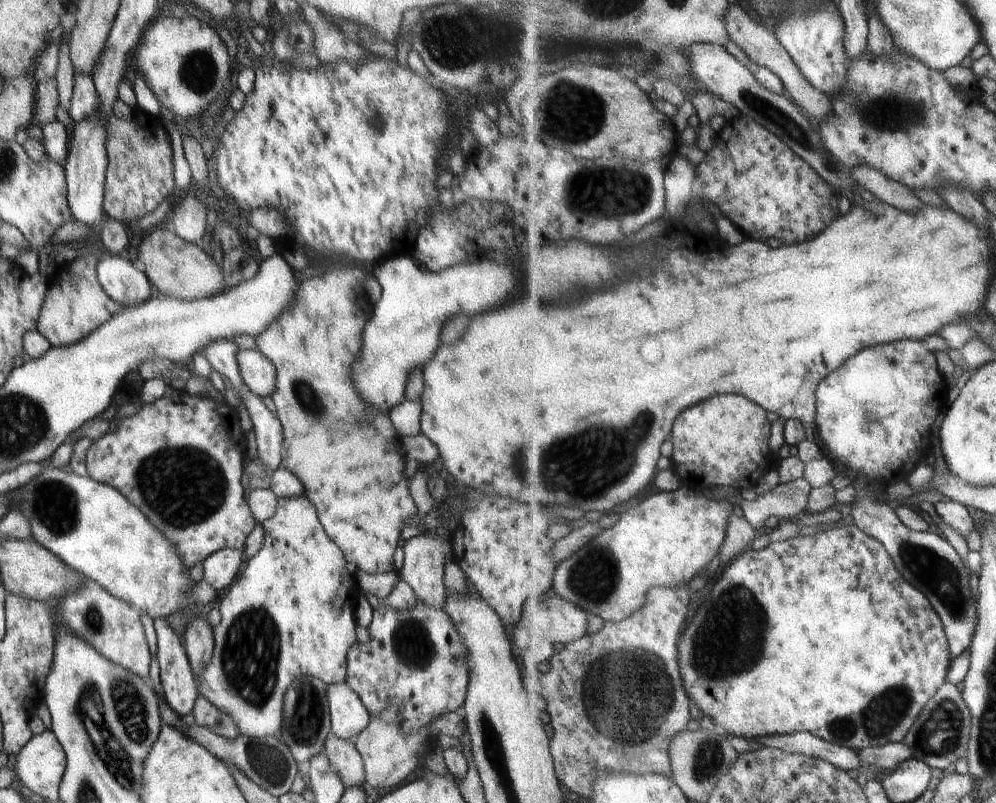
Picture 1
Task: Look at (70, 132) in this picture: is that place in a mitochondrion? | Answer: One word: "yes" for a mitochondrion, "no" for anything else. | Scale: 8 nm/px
no

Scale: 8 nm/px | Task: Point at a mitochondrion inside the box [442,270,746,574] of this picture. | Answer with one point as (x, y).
(562, 462)

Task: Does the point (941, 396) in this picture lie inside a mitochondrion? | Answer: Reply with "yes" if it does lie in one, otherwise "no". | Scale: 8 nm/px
no

